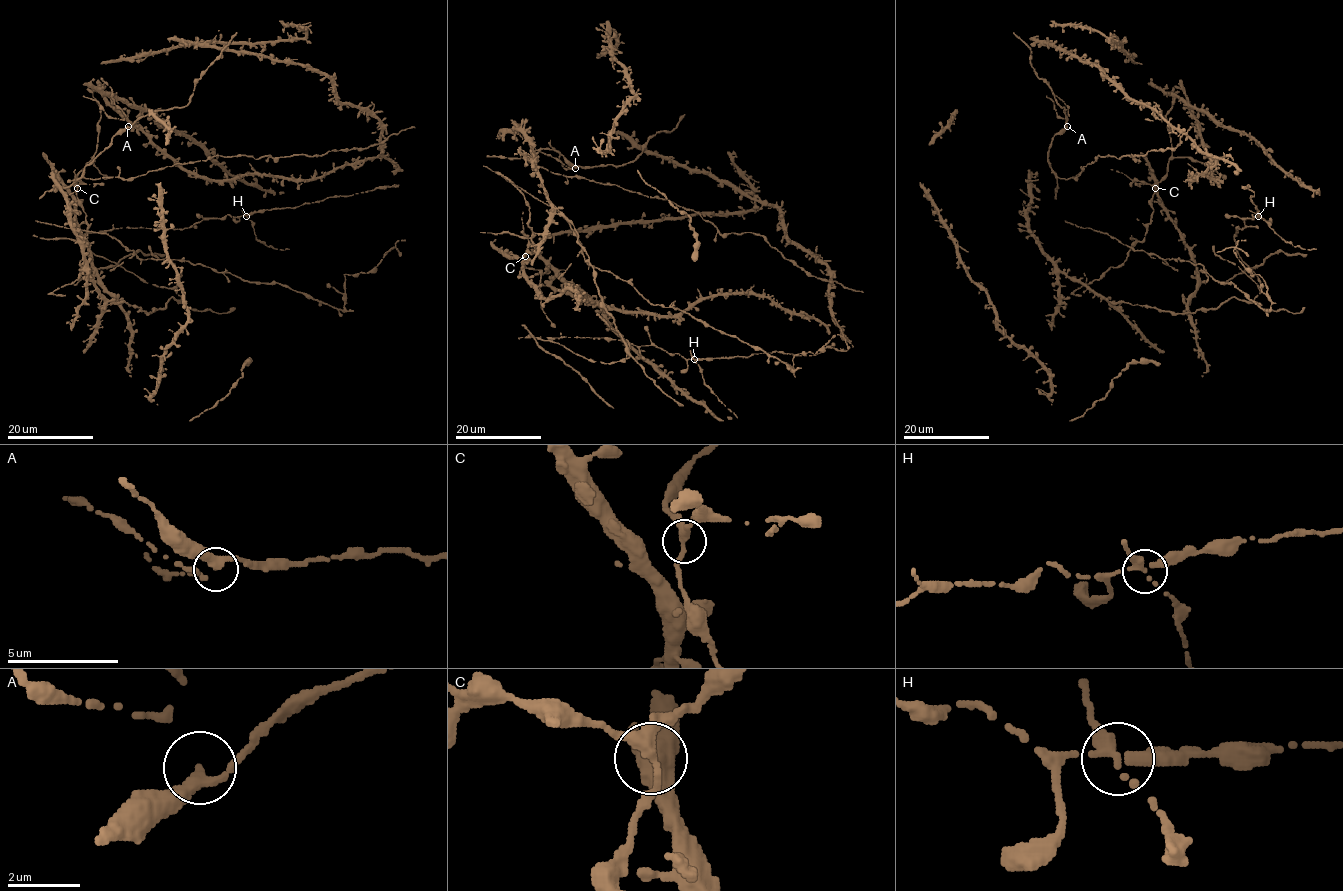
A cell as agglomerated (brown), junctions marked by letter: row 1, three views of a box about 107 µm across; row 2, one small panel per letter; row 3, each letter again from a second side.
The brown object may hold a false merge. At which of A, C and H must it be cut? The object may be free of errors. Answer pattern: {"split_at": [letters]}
{"split_at": ["H"]}

